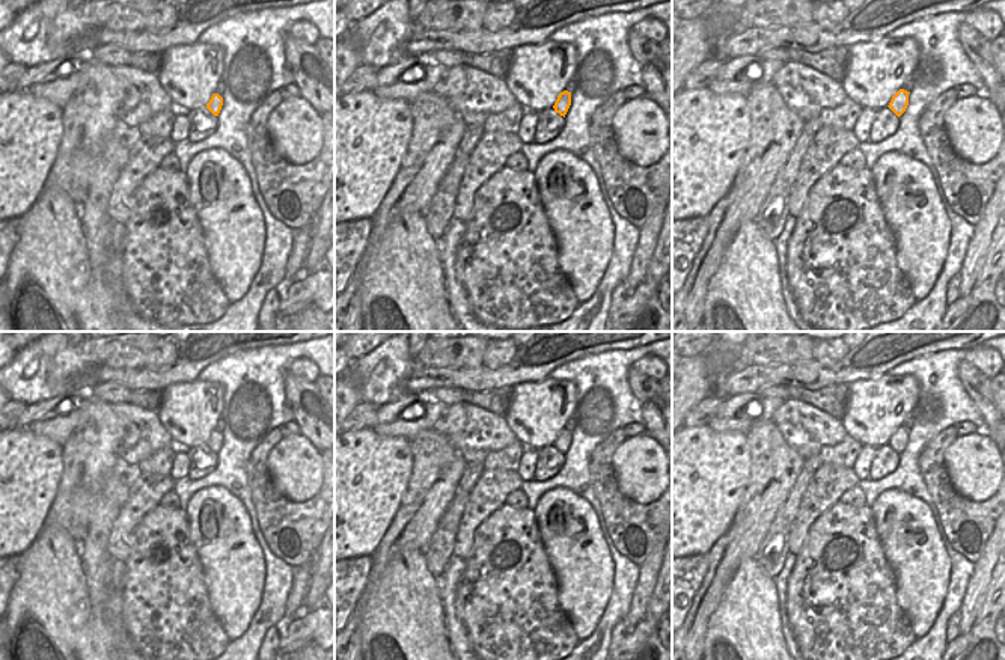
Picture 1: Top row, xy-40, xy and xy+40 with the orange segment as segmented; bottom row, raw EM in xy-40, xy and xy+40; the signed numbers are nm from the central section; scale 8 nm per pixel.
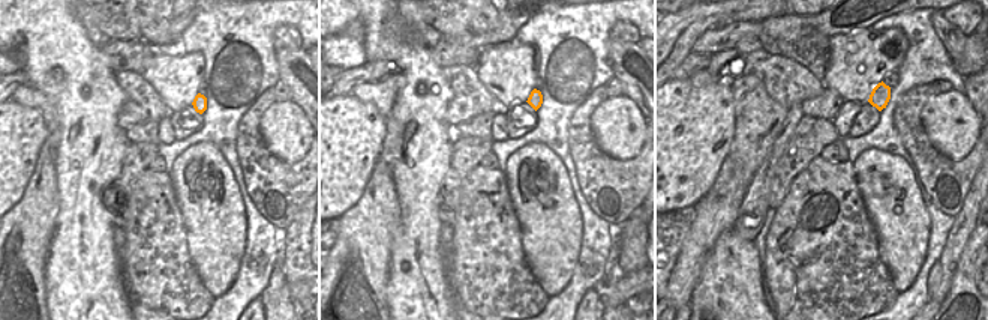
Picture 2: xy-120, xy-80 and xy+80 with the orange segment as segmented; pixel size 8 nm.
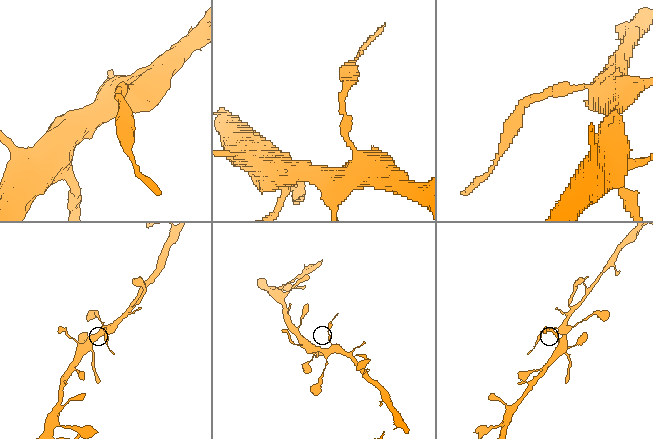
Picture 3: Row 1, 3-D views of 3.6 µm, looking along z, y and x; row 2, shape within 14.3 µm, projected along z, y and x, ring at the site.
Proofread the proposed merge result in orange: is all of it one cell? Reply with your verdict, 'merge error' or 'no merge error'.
merge error

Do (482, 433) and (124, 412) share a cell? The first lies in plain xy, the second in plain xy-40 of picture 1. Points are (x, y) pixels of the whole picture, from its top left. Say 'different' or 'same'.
same

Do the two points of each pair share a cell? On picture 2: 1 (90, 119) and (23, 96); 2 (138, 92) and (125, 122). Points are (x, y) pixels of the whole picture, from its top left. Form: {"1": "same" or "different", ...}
{"1": "different", "2": "same"}

